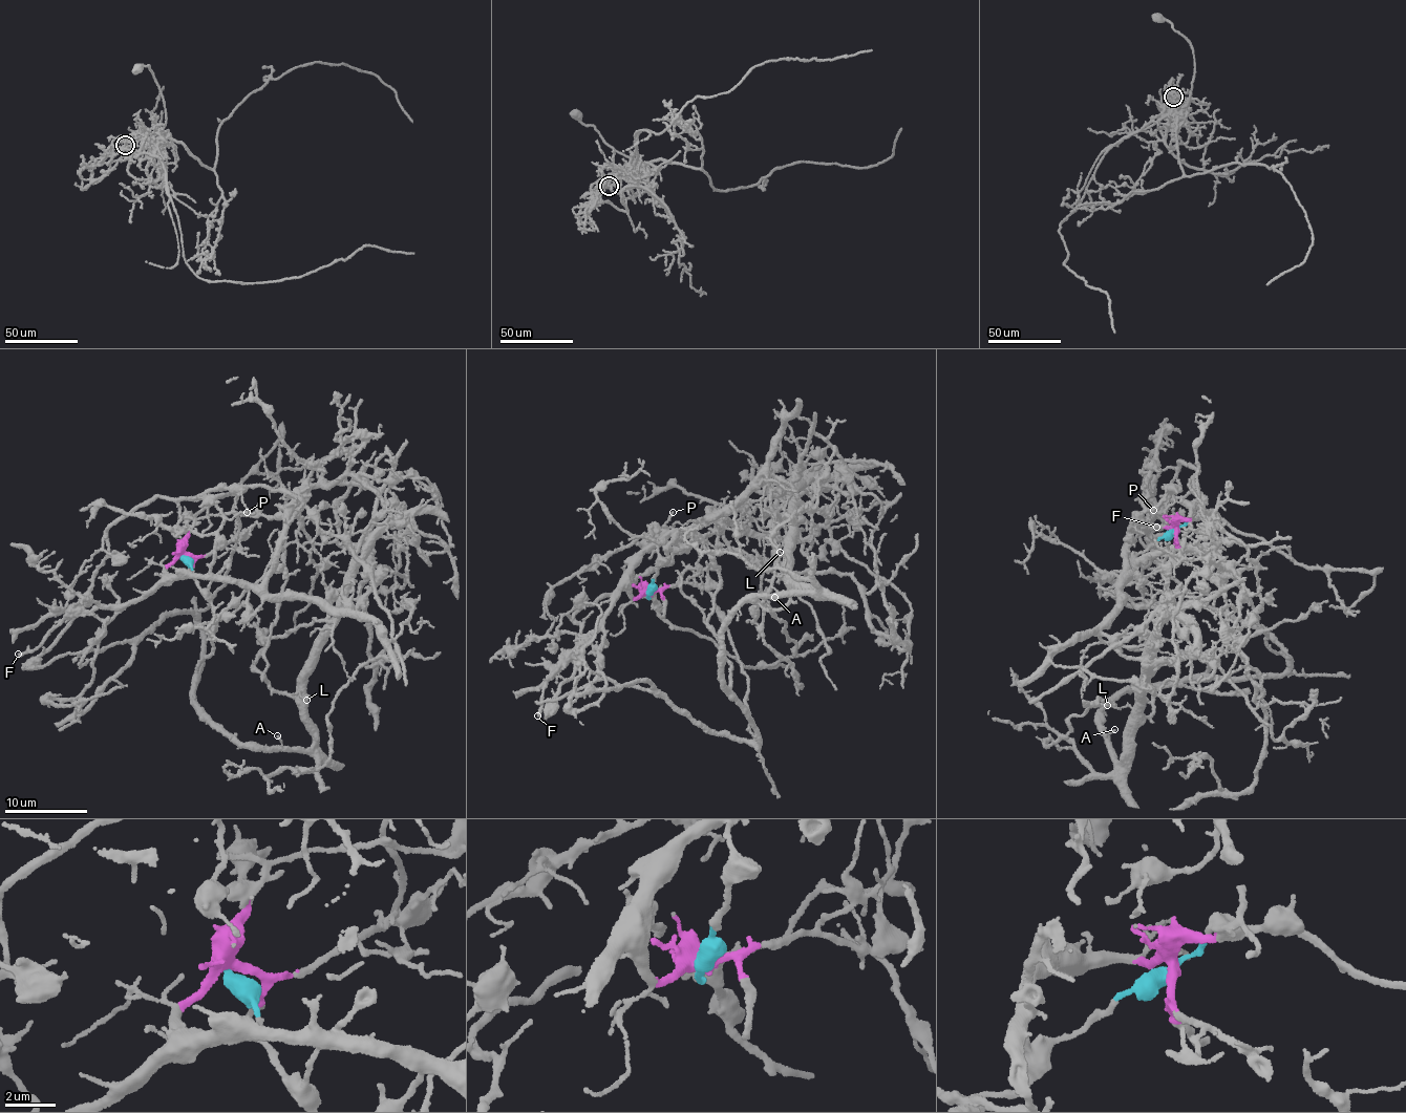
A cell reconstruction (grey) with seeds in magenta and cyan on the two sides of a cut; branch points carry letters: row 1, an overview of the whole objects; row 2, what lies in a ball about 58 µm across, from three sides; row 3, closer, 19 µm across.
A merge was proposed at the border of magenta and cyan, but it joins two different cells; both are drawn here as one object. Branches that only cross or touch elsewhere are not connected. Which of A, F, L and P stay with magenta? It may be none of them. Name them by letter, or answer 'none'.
F, P

